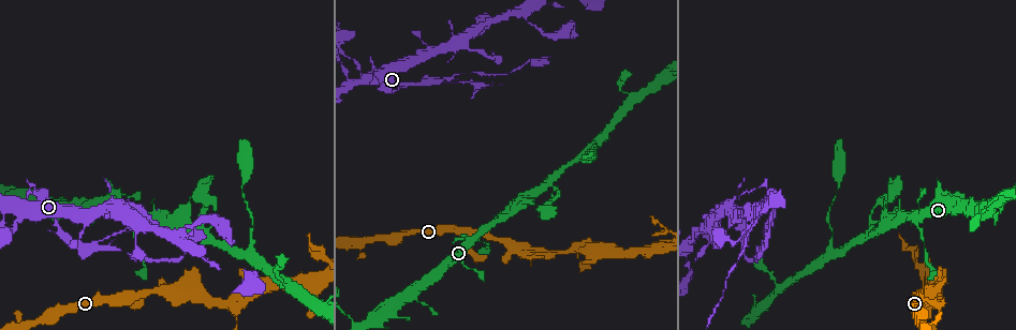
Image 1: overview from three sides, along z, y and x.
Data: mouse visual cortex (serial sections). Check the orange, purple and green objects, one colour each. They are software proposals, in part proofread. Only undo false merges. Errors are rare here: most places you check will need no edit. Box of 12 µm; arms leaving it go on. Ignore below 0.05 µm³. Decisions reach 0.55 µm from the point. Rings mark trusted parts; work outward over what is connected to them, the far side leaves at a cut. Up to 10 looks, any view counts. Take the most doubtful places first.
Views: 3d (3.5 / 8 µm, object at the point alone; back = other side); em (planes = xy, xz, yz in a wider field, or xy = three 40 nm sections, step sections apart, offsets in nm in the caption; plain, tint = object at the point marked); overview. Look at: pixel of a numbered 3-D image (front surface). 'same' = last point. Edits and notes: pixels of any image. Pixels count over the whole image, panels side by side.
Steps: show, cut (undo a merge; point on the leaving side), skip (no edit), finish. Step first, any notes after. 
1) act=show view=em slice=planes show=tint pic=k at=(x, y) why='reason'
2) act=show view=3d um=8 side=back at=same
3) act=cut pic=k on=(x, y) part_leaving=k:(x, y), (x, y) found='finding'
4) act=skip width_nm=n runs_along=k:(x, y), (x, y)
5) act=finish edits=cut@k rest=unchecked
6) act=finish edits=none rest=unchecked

act=show view=3d um=3.5 pic=1 at=(93, 248) why='two arms in line, one across'

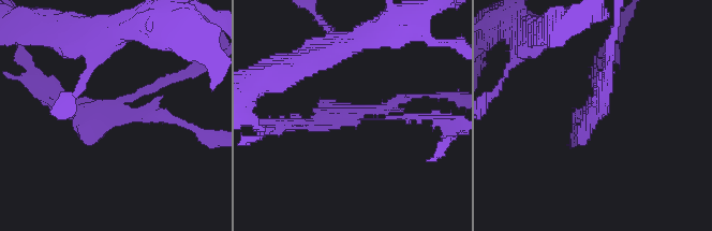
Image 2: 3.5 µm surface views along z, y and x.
act=show view=em slice=xy step=1 show=tint pic=2 at=(110, 115)

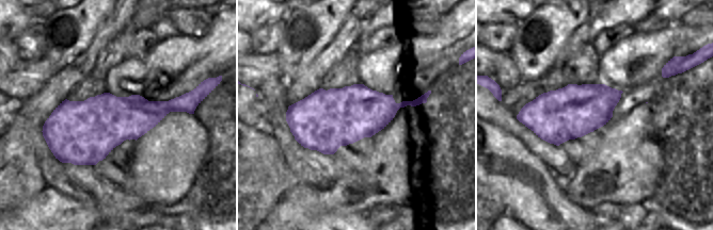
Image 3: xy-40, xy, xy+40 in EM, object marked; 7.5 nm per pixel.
act=skip runs_along=2:(46, 90), (78, 110), (178, 119) found='continuous, no second cell'

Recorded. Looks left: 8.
act=show view=3d um=8 pic=1 at=(558, 188) why='abrupt turn'

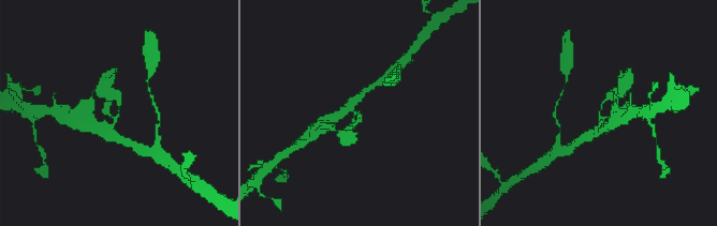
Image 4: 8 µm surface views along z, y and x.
act=show view=3d um=3.5 pic=4 at=(358, 114)

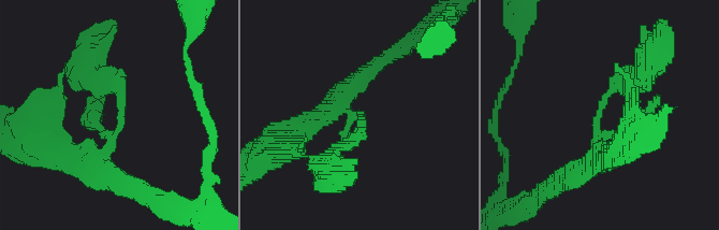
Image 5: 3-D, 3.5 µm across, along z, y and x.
act=skip runs_along=5:(599, 164), (599, 109), (613, 88), (634, 82) found='all the same cell'

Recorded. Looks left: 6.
act=show view=3d um=3.5 pic=1 at=(829, 255) why='thin arm on a thick one'

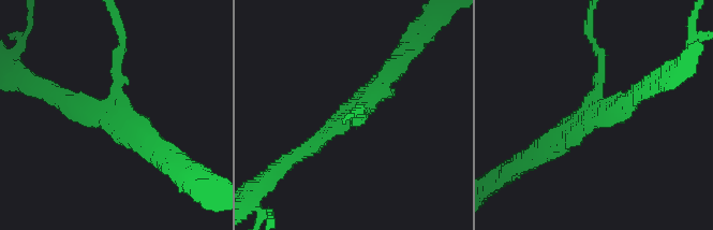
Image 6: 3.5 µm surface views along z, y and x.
act=show view=em slice=planes show=tint pic=6 at=(598, 114) arms=3 arm_widths_nm=100,250,300 why='shape alone is not enough'

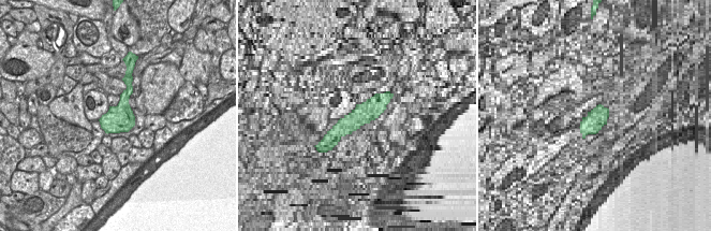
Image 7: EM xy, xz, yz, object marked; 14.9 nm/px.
act=skip runs_along=6:(291, 158), (370, 98), (390, 70) found='one cell here'

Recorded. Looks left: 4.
act=show view=3d um=3.5 pic=1 at=(573, 249) why='thin neck'

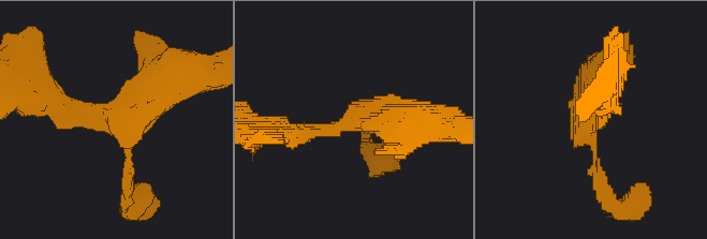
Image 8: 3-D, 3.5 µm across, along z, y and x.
act=show view=em slice=xy step=1 show=tint pic=8 at=(593, 115) arms=3 arm_widths_nm=100,200,500

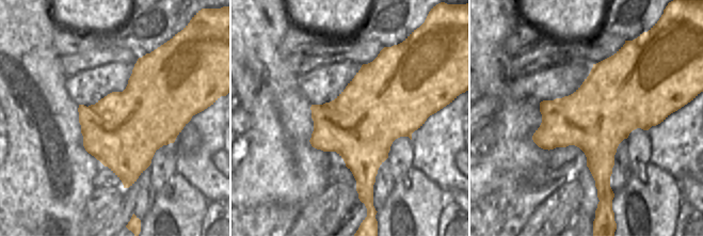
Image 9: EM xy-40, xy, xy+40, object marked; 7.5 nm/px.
act=skip runs_along=8:(49, 102), (138, 115), (178, 76) found='all the same cell'

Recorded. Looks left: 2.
act=finish edits=none rest=unchecked

